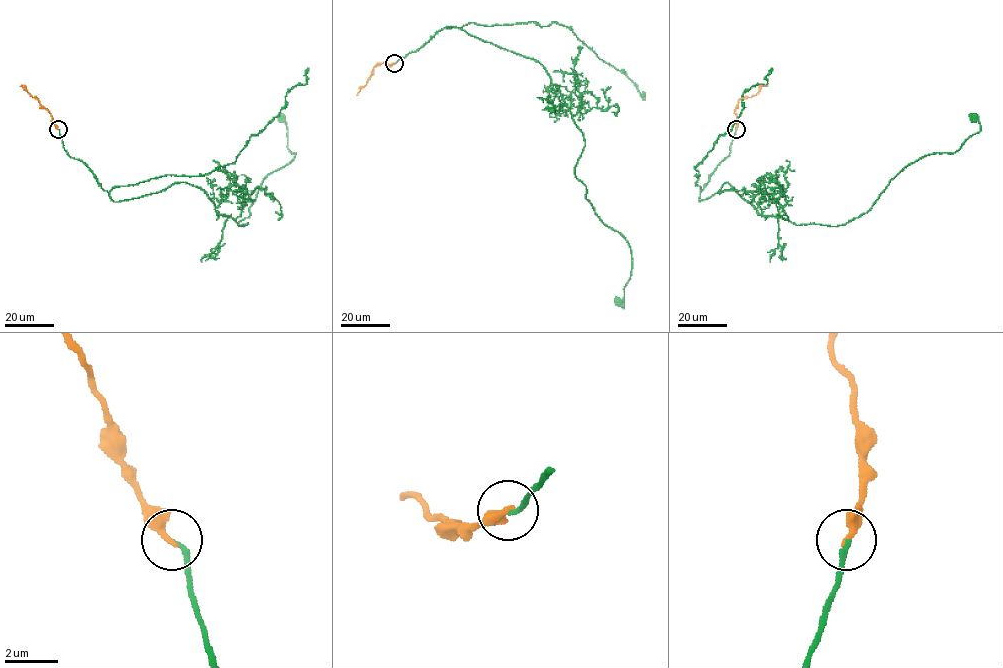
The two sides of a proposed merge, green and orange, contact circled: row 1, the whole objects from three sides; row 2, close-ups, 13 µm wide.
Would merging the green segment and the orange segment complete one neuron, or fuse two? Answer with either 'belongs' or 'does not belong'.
belongs

